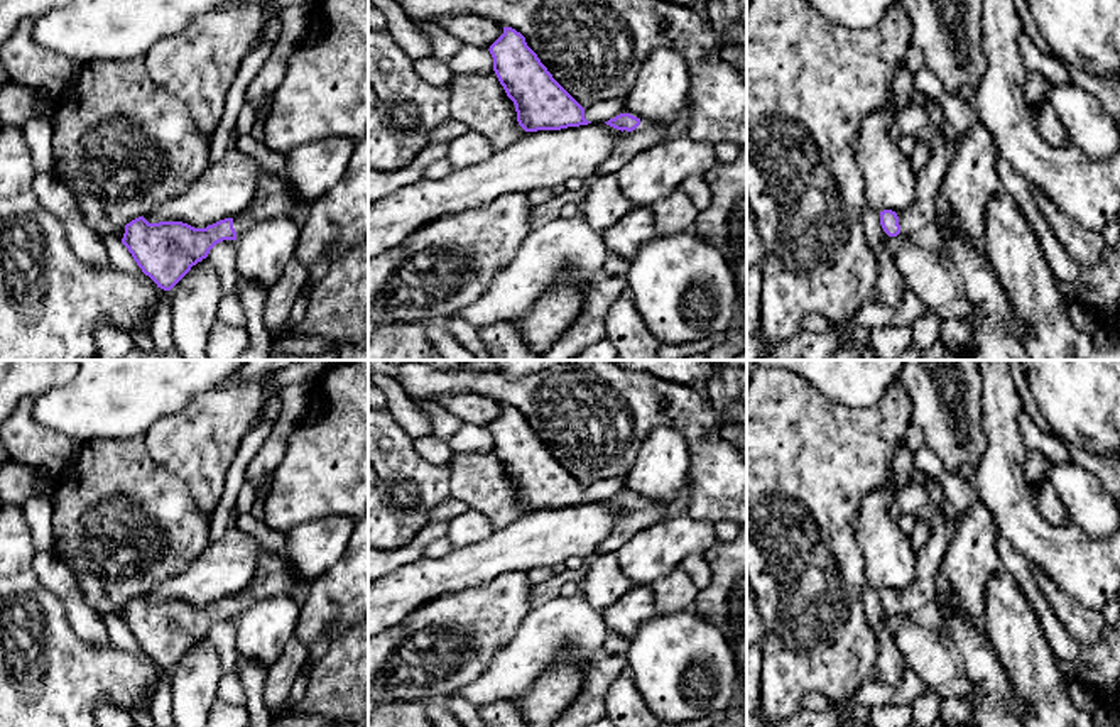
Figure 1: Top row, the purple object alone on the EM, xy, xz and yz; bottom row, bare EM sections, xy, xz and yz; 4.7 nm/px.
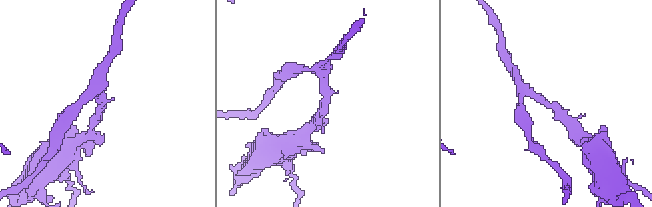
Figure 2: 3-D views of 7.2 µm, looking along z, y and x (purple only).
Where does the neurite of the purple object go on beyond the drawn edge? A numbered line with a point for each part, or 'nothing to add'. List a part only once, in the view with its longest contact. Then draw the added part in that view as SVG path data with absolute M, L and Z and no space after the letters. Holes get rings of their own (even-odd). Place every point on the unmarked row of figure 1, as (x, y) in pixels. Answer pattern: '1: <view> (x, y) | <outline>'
1: xz (646, 514) | M684 485L677 495L664 504L654 504L640 499L640 504L627 511L623 509L613 522L610 534L600 544L598 553L618 553L618 549L637 533L667 521L684 516L689 504L689 487Z

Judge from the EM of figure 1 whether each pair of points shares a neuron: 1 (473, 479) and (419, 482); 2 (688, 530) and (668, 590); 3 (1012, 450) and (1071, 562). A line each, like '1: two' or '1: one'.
1: two
2: two
3: one

